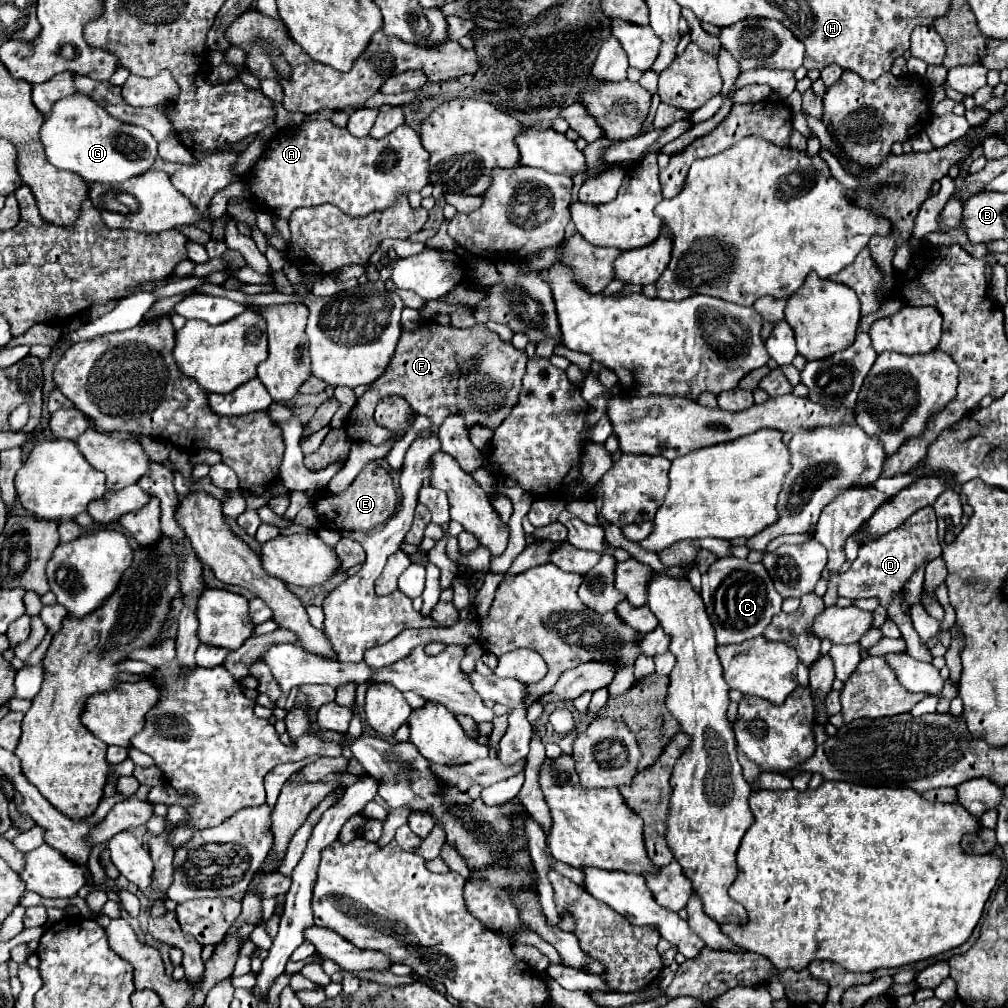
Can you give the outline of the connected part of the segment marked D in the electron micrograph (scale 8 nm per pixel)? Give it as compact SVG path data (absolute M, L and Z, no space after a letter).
M925 506L917 510L909 520L905 520L897 530L891 530L889 534L877 538L873 544L865 544L859 548L857 560L851 564L847 572L841 574L837 584L837 594L841 598L857 600L857 598L877 598L879 606L887 608L897 592L905 588L913 572L939 558L941 546L937 540L937 520L933 506Z

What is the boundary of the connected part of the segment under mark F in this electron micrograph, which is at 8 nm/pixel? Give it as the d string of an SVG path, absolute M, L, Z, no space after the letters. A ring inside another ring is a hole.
M423 322L413 332L403 330L385 376L377 378L357 400L357 412L363 412L363 418L373 418L375 406L383 396L403 394L409 398L409 404L416 413L431 420L433 430L439 430L451 414L463 414L467 428L485 426L495 430L519 402L525 364L525 350L517 350L511 342L503 342L483 324L459 330L437 322ZM475 358L479 362L463 370L463 366Z

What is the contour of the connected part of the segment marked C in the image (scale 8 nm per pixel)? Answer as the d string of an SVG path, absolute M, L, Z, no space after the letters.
M721 558L709 566L703 574L701 598L705 602L709 620L717 632L719 644L745 642L755 636L761 636L769 626L771 618L781 612L781 594L775 590L773 580L769 578L765 566L761 562L751 564L739 558Z

